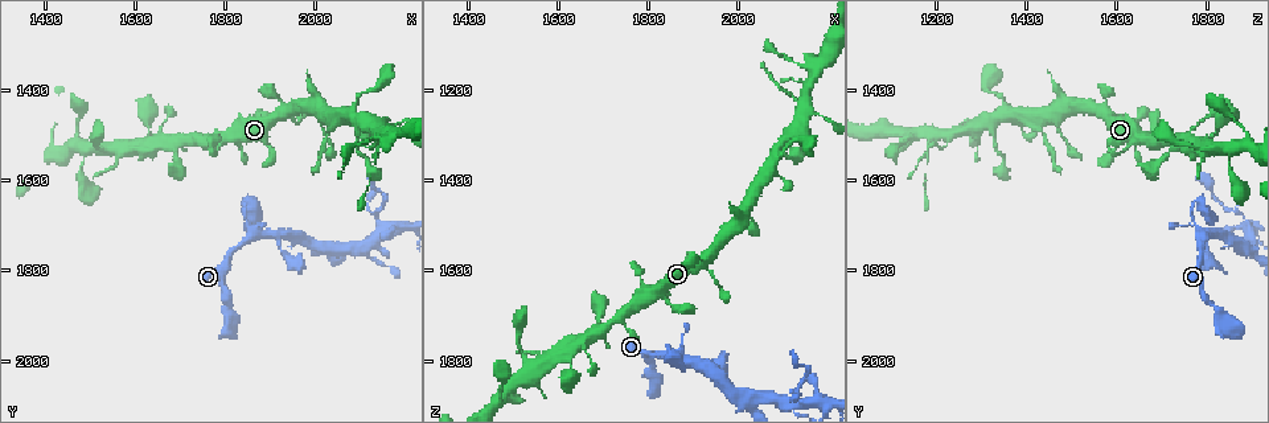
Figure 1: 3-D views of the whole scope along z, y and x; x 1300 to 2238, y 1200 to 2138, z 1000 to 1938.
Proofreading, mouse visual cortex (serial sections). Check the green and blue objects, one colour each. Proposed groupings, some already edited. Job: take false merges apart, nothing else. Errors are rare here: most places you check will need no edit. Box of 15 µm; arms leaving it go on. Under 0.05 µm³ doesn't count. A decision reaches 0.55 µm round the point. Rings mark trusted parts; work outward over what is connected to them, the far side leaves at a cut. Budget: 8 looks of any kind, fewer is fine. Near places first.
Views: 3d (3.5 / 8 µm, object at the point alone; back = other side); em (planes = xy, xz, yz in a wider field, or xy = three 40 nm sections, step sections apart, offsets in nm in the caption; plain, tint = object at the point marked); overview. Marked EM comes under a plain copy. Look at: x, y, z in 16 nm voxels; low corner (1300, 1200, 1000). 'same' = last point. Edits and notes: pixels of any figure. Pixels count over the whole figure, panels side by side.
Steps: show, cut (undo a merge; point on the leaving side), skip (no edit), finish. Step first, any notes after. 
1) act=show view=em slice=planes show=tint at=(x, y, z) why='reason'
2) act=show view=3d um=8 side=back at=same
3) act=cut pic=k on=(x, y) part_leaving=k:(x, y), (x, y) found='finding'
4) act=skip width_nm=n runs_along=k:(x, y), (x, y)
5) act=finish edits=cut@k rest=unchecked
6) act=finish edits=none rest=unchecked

act=show view=3d um=3.5 at=(1935, 1770, 1805) why='abrupt turn'

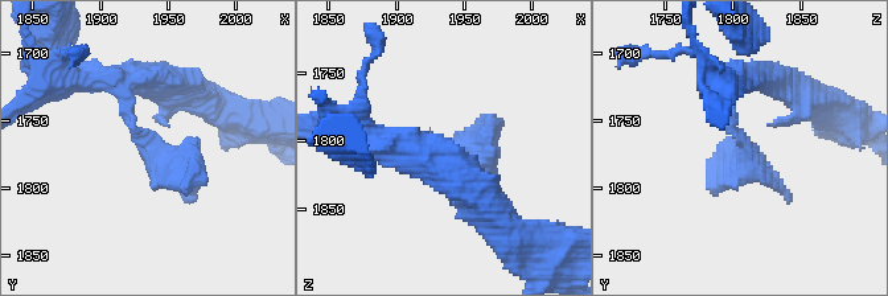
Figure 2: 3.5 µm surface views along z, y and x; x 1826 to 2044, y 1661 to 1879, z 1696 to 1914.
act=show view=em slice=xy step=2 show=tint at=(1932, 1760, 1806) why='need the tissue'

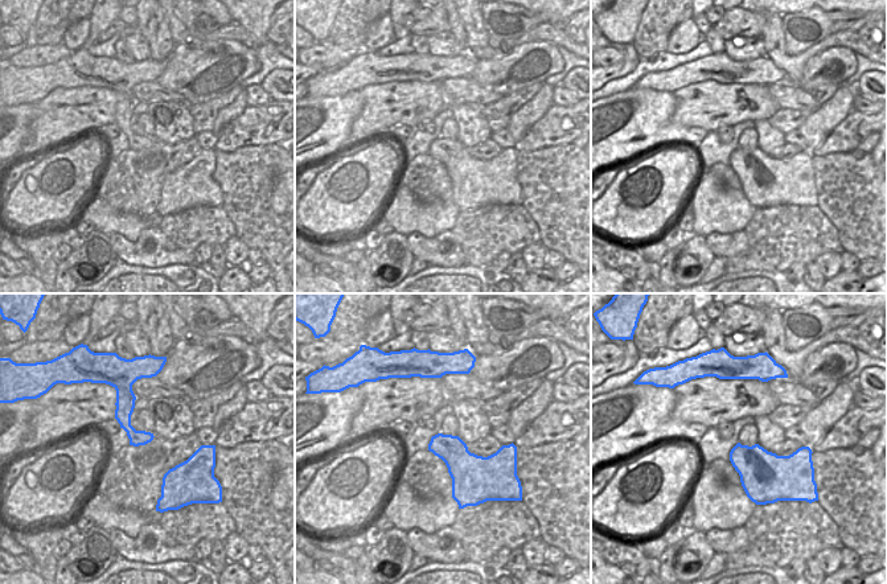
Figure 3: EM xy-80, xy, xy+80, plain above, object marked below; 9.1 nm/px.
act=skip runs_along=2:(735, 77), (731, 126), (748, 165), (714, 190) found='one cell here'

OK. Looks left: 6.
act=show view=3d um=3.5 at=(2150, 1615, 1805) why='a narrow waist'

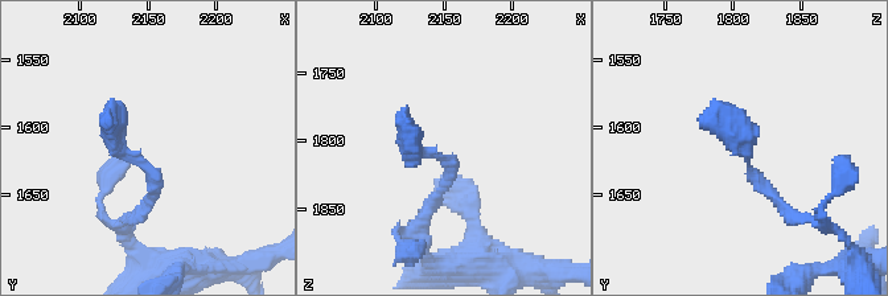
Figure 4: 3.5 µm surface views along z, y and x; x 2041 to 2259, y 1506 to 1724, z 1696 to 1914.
act=show view=em slice=xy step=5 show=tint at=(2146, 1622, 1808) why='shape alone is not enough'

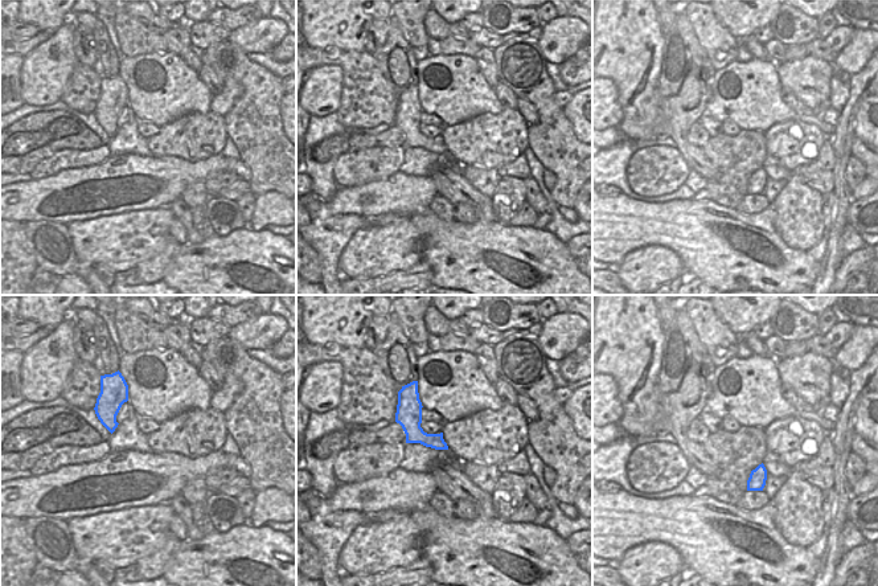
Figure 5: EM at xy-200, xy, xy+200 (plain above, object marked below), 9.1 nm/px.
act=show view=em slice=planes show=tint at=same why='cut it another way'

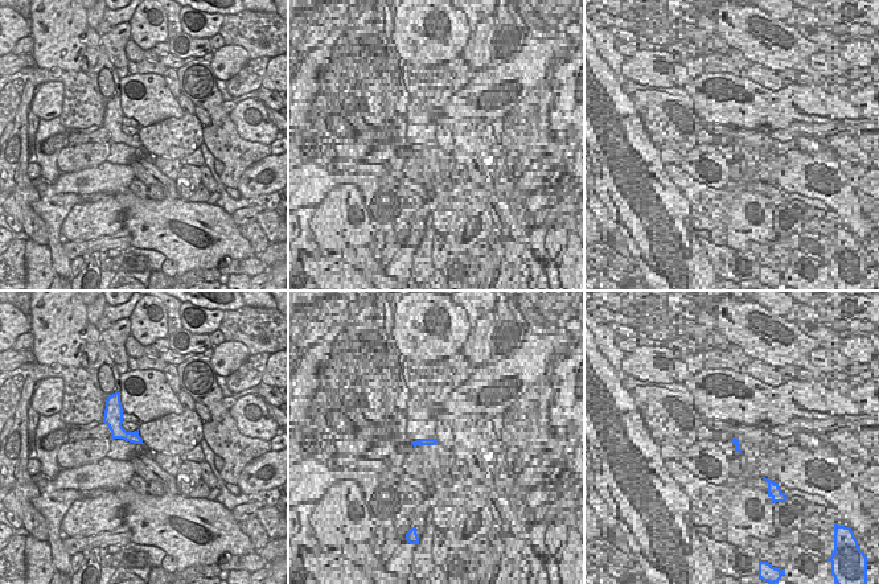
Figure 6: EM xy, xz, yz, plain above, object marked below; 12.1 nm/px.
act=skip width_nm=130 runs_along=4:(796, 217), (755, 177), (724, 124), (698, 120) found='all the same cell'

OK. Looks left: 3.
act=show view=em slice=xy step=3 show=tint at=(2150, 1495, 1240) why='sharp bend'

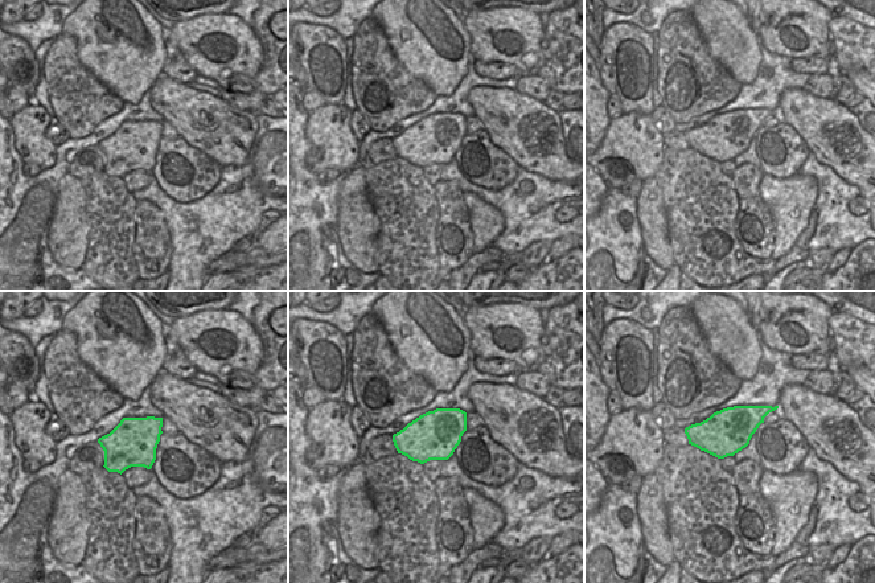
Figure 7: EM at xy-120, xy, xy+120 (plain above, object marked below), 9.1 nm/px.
act=show view=3d um=3.5 at=same why='see where the arms go'

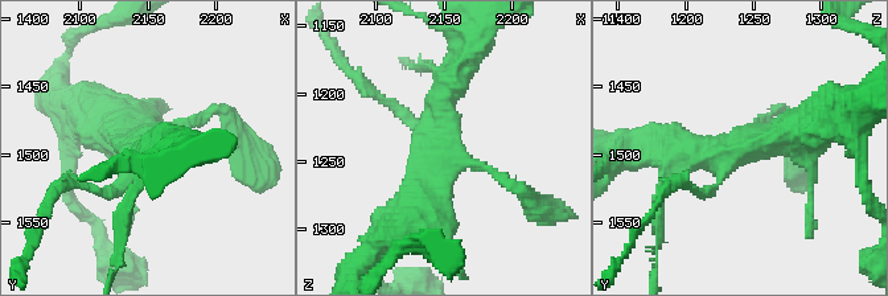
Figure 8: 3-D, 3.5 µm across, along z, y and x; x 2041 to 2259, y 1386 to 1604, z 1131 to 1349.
act=skip runs_along=8:(407, 223), (456, 72) found='continuous, no second cell'

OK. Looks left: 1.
act=finish edits=none rest=unchecked

